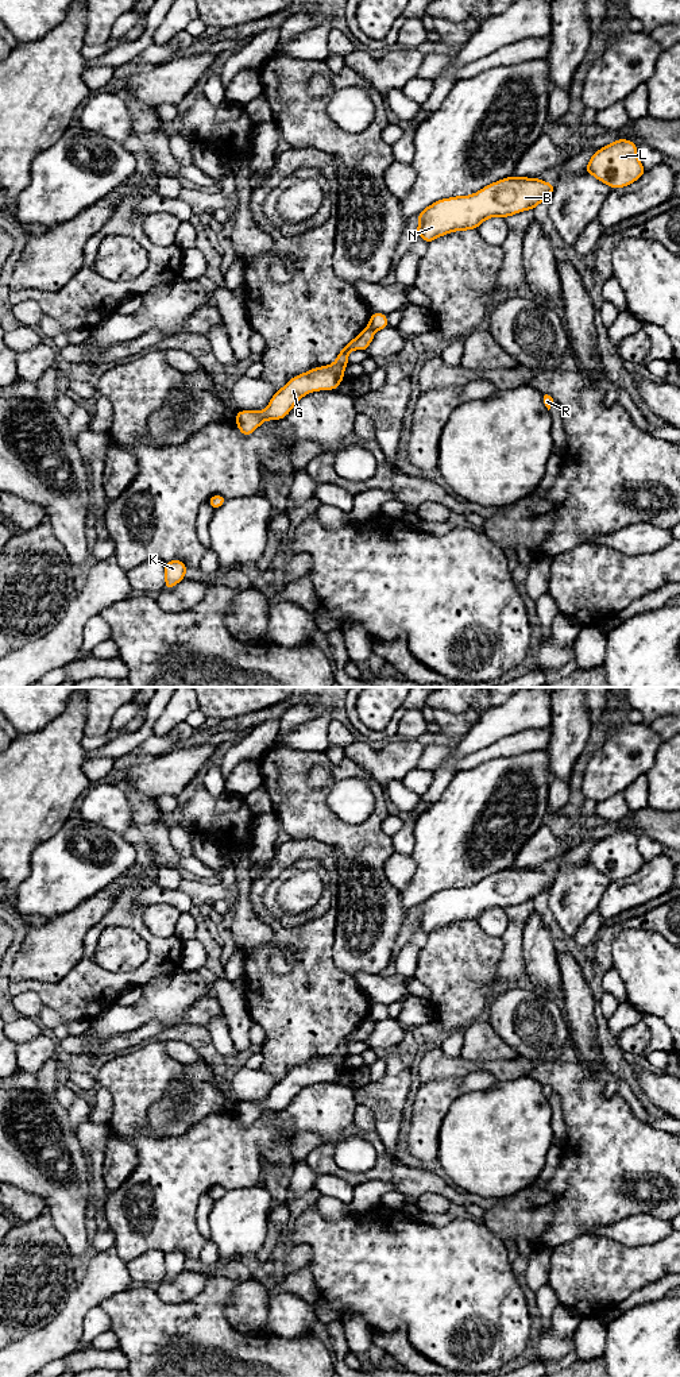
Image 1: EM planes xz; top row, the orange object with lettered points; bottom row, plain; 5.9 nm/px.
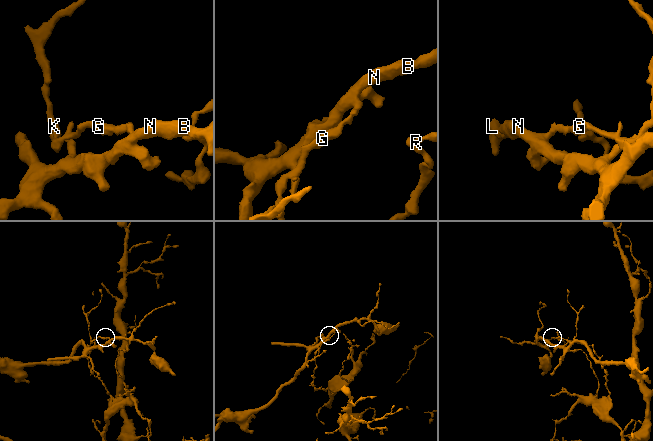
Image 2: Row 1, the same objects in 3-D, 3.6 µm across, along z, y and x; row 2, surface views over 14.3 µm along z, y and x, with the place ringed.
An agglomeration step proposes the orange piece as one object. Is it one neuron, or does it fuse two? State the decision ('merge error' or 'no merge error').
merge error

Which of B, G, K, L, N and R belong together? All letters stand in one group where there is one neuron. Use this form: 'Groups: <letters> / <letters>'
Groups: B L N / G K R

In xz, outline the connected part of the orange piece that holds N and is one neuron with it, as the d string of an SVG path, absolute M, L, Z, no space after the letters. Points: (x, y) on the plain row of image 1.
M510 867L490 876L471 887L456 887L441 890L418 904L418 919L414 927L421 926L426 934L455 923L476 921L484 911L495 907L507 909L528 900L536 900L541 892L548 892L555 882L555 875L540 869Z

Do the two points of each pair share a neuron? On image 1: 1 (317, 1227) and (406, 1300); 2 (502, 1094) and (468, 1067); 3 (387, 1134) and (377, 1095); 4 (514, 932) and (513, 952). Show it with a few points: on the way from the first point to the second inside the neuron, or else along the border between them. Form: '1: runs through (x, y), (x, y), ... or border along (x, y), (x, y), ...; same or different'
1: runs through (339, 1248), (355, 1261), (370, 1264), (385, 1279); same
2: border along (526, 1073), (497, 1082); different
3: runs through (387, 1125), (386, 1104); same
4: runs through (513, 937), (513, 947); same

